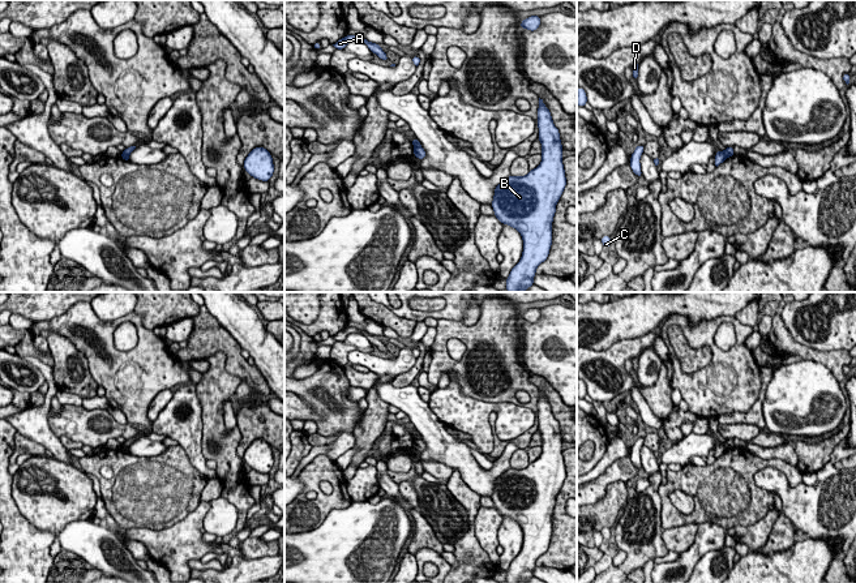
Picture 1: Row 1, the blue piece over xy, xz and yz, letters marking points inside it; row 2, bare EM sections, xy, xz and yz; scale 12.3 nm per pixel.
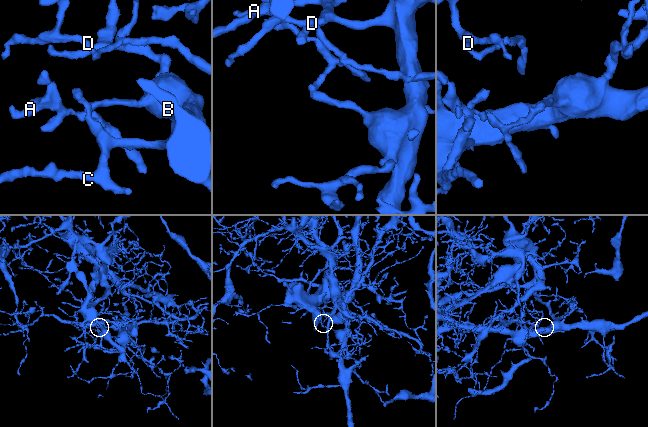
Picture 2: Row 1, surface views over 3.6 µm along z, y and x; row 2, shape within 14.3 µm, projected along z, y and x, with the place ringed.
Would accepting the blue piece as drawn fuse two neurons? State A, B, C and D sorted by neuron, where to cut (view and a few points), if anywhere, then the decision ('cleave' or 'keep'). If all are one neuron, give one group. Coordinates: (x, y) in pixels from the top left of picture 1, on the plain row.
A D / B C; cut in xy along (122, 446), (128, 449); cleave

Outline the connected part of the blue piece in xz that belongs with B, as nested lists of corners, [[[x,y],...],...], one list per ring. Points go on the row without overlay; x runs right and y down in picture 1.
[[[539,390],[538,400],[542,455],[526,468],[509,468],[495,480],[492,501],[502,515],[515,520],[523,532],[519,554],[506,570],[508,583],[534,578],[536,560],[548,550],[556,497],[566,477],[560,424]]]

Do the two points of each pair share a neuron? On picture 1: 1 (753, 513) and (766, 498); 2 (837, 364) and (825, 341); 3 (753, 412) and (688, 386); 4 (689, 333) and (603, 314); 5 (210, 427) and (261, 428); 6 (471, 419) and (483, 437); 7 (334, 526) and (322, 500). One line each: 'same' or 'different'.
1: same
2: different
3: different
4: different
5: different
6: same
7: different

